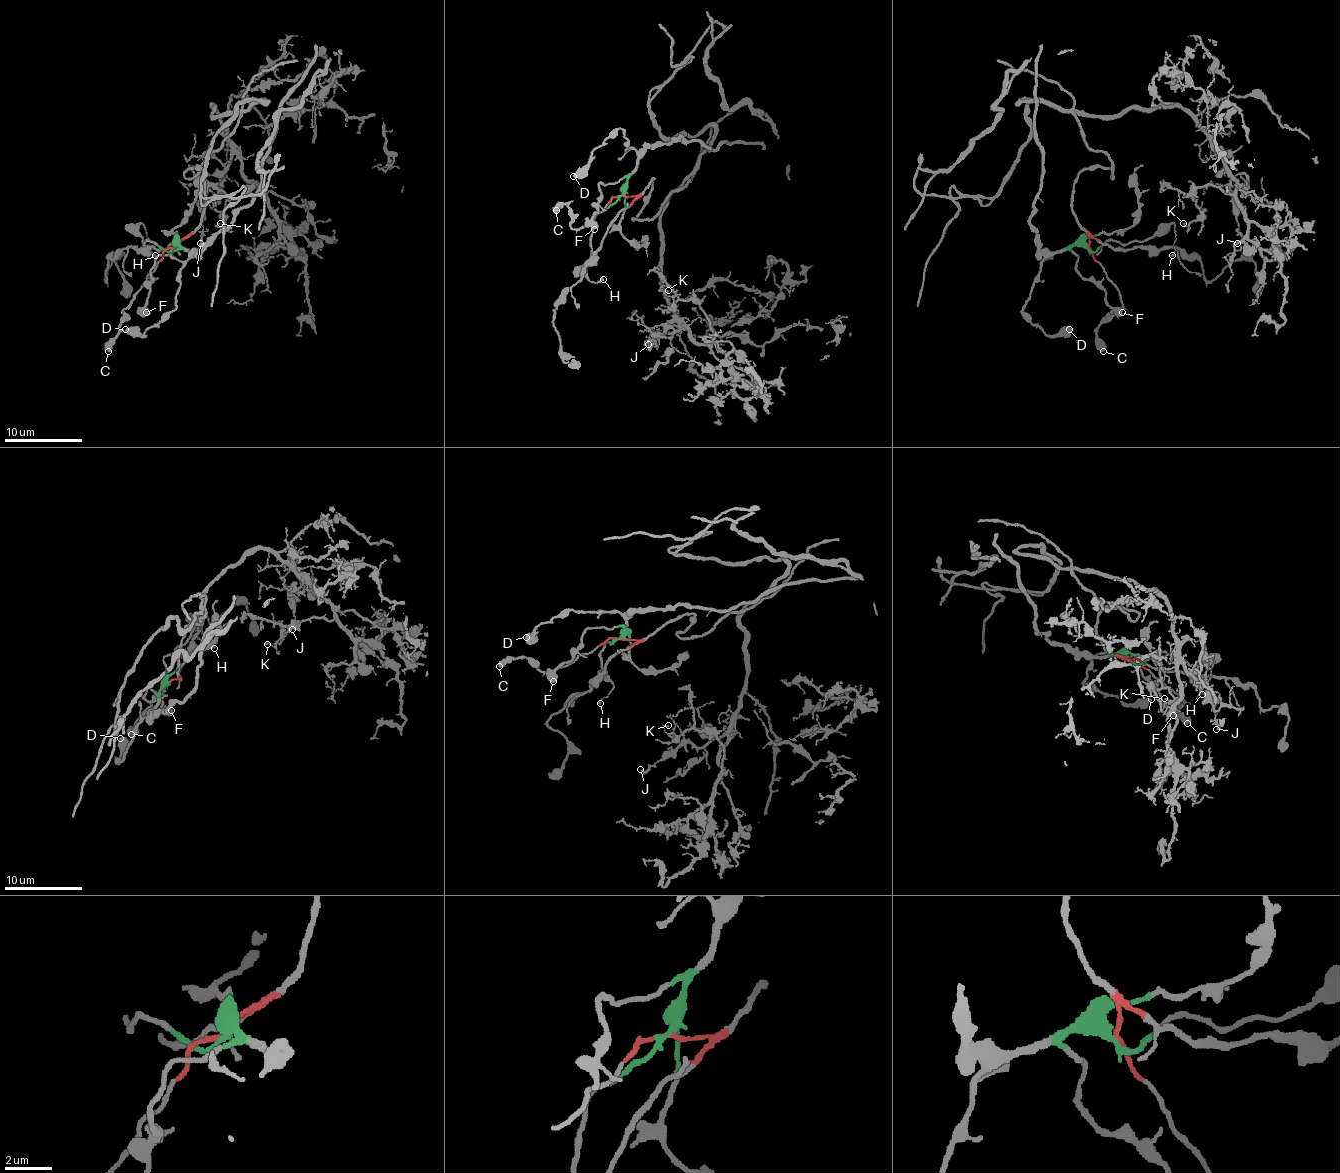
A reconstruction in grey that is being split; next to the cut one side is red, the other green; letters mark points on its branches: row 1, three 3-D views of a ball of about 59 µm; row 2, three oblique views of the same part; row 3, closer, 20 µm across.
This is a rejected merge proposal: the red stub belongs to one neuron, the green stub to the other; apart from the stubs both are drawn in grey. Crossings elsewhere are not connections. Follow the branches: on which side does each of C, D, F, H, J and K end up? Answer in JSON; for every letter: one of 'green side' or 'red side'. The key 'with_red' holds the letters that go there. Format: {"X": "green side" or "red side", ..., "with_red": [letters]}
{"C": "red side", "D": "green side", "F": "green side", "H": "green side", "J": "red side", "K": "red side", "with_red": ["C", "J", "K"]}

